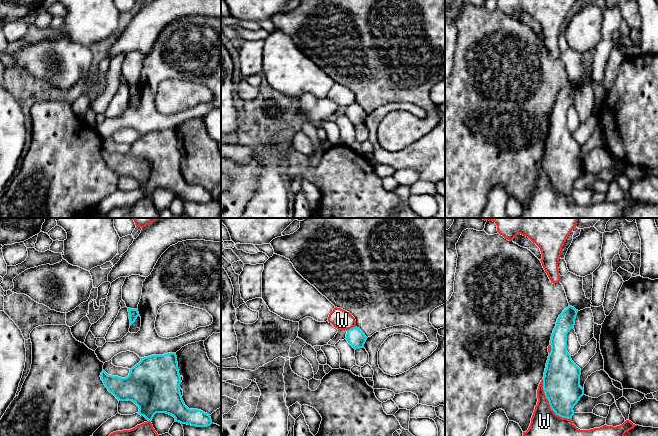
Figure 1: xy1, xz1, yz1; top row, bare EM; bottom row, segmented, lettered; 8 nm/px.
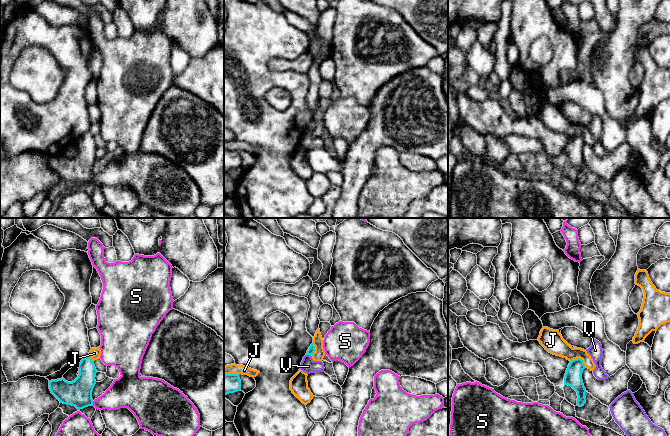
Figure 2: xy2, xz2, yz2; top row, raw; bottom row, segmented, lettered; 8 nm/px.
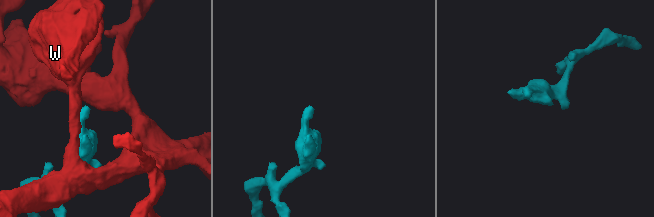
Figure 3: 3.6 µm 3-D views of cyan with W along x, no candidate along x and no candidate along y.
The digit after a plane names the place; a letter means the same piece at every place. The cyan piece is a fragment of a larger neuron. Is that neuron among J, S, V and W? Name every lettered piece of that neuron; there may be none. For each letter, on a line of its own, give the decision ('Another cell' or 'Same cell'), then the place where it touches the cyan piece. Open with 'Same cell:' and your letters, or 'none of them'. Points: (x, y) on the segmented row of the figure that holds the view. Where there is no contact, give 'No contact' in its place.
Same cell: S
J: Another cell. Touches cyan at yz2 (579, 358)
S: Same cell. Touches cyan at xy2 (92, 403)
V: Another cell. Touches cyan at xz2 (308, 354)
W: Another cell. Touches cyan at yz1 (549, 403)

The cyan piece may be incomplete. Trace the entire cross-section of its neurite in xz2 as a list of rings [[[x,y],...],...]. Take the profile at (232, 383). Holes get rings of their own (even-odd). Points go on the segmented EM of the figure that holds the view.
[[[224,374],[224,395],[241,390],[241,380],[238,374]]]

